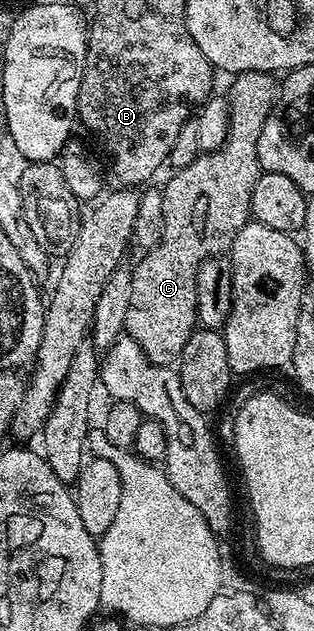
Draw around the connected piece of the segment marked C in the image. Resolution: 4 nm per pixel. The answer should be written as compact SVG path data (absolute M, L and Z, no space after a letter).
M251 71L250 73L238 73L232 78L233 86L227 92L227 100L229 103L229 130L227 131L227 139L223 143L223 147L219 147L210 153L201 153L195 159L195 163L187 163L187 167L176 170L166 185L163 185L161 194L163 195L163 239L159 239L159 243L155 248L148 250L144 254L145 257L138 265L132 266L133 278L131 279L131 307L127 307L127 319L125 320L125 333L131 339L135 339L135 343L139 343L139 347L143 347L143 351L147 355L149 361L154 361L156 365L169 365L176 362L180 358L183 347L187 343L187 339L198 328L197 320L197 276L199 275L199 267L207 259L212 257L220 257L228 254L233 247L235 235L244 225L251 219L249 208L251 207L251 191L255 191L255 183L261 178L263 166L259 163L259 135L263 135L263 127L267 123L269 114L273 112L274 105L277 104L277 95L279 92L279 81L272 73L260 73L259 71Z

